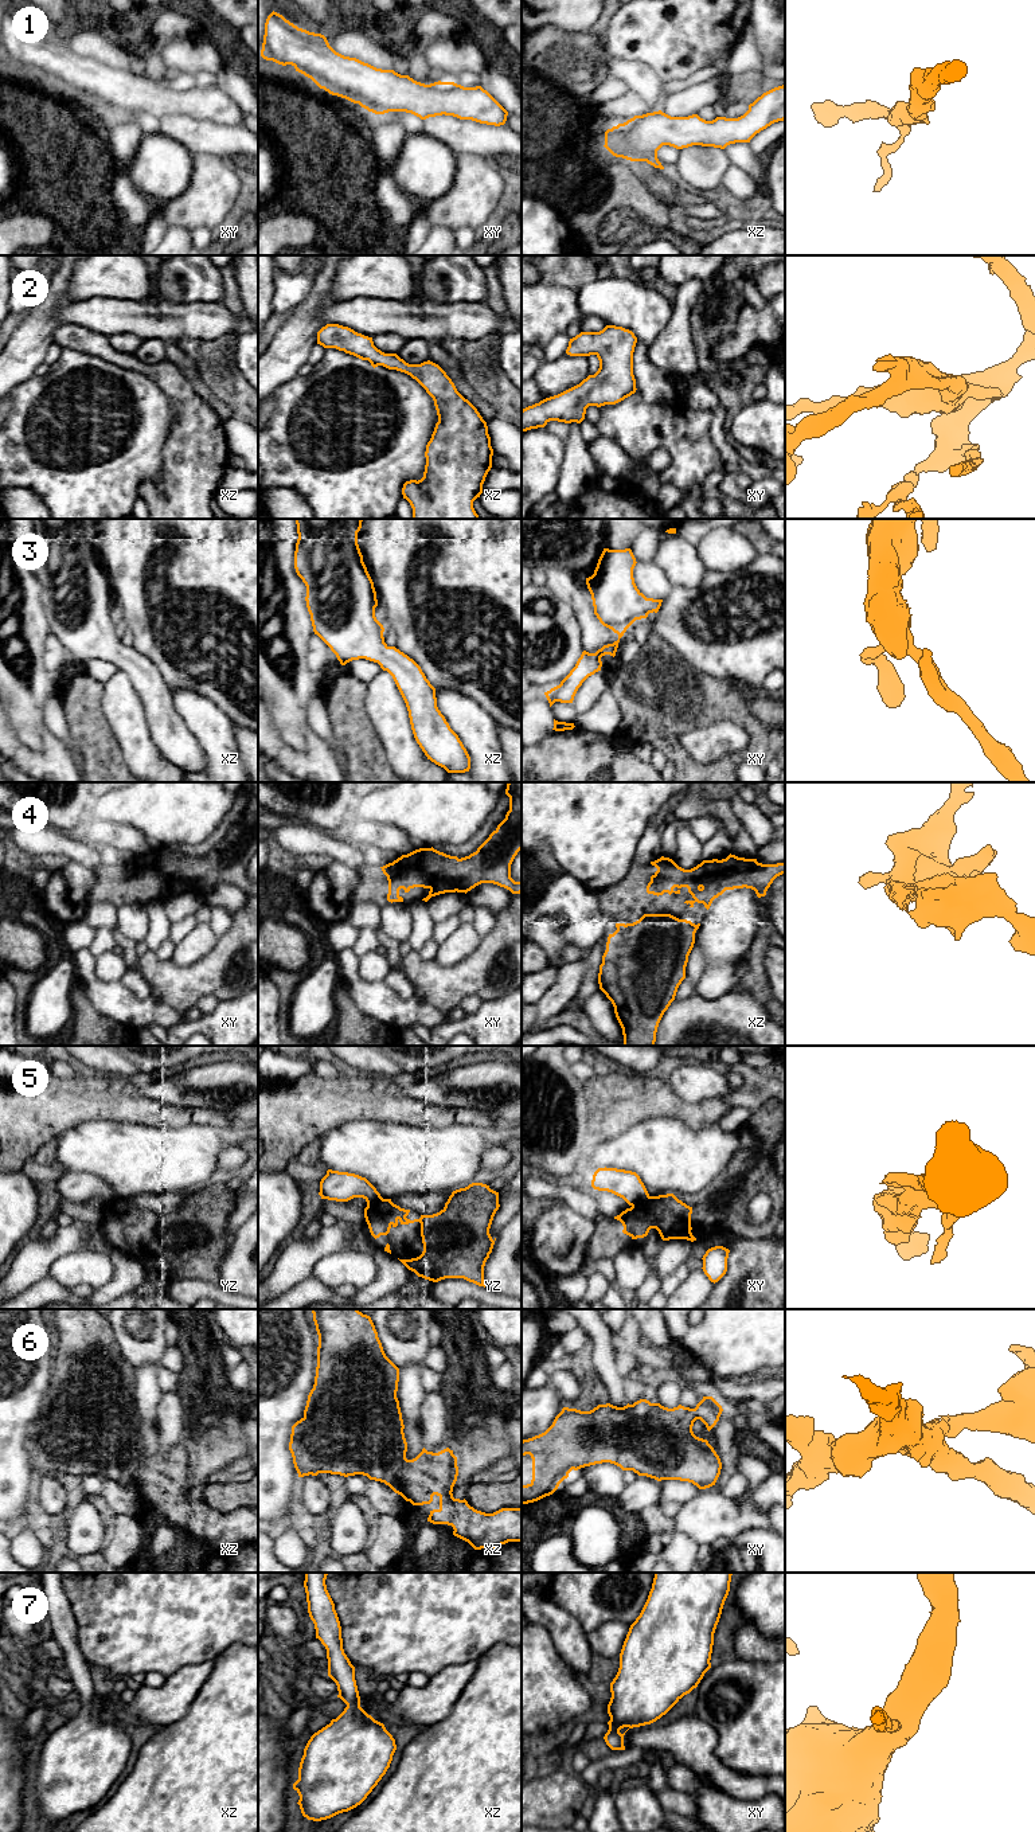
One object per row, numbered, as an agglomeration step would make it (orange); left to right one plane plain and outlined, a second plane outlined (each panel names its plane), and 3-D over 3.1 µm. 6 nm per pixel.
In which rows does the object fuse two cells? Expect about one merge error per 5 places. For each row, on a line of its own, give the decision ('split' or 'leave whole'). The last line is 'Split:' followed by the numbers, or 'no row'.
1: leave whole
2: leave whole
3: leave whole
4: leave whole
5: split
6: leave whole
7: leave whole
Split: 5

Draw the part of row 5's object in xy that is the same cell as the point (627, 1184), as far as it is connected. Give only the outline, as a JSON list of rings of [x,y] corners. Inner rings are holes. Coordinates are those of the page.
[[[598,1168],[593,1175],[591,1187],[598,1191],[612,1192],[632,1207],[651,1198],[640,1176],[625,1169]]]

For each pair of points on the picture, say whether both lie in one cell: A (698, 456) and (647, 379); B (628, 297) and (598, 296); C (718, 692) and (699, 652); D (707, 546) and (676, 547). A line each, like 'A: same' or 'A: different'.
A: different
B: same
C: different
D: different

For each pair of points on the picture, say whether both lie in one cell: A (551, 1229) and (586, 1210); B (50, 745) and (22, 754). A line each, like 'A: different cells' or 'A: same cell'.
A: different cells
B: same cell

